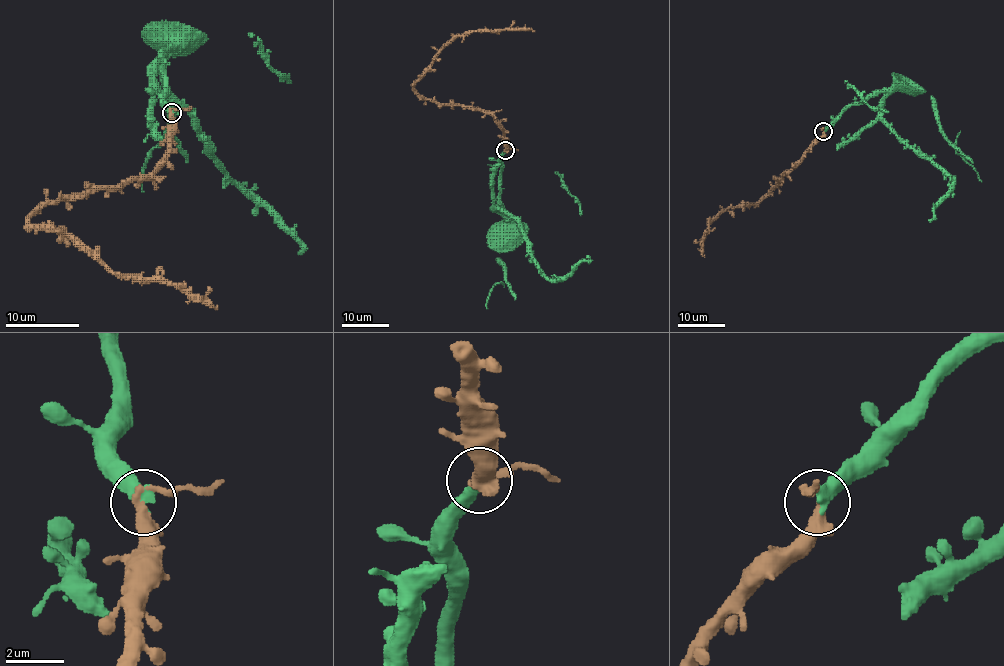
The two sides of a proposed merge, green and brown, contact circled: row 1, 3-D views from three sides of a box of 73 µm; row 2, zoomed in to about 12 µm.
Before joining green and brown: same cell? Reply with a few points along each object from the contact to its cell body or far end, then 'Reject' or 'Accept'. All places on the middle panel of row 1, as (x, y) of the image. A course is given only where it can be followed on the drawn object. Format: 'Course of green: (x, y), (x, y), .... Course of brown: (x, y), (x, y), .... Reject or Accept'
Course of green: (505, 150), (503, 208), (494, 210), (504, 209), (519, 225), (534, 265), (563, 279), (586, 255). Course of brown: (505, 150), (504, 128), (493, 117), (467, 107), (425, 100), (414, 83), (437, 55), (469, 31), (534, 31). Accept

